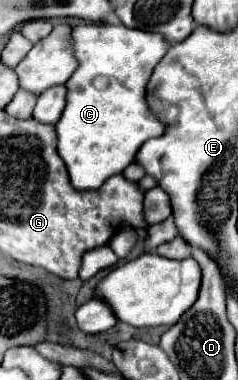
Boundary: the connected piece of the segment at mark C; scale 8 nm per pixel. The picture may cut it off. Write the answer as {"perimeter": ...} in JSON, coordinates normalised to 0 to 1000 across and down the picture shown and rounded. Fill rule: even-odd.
{"perimeter":[[[353,61],[311,71],[311,145],[328,155],[328,182],[286,208],[286,271],[277,287],[235,324],[244,345],[244,403],[269,418],[294,476],[319,497],[412,497],[454,466],[513,455],[563,418],[588,387],[639,366],[672,361],[689,350],[689,324],[630,297],[613,271],[613,224],[622,208],[664,171],[664,161],[706,134],[706,108],[672,87],[588,82],[588,76],[538,76],[529,66],[454,66],[454,61]],[[454,213],[445,234],[412,234]]]}

